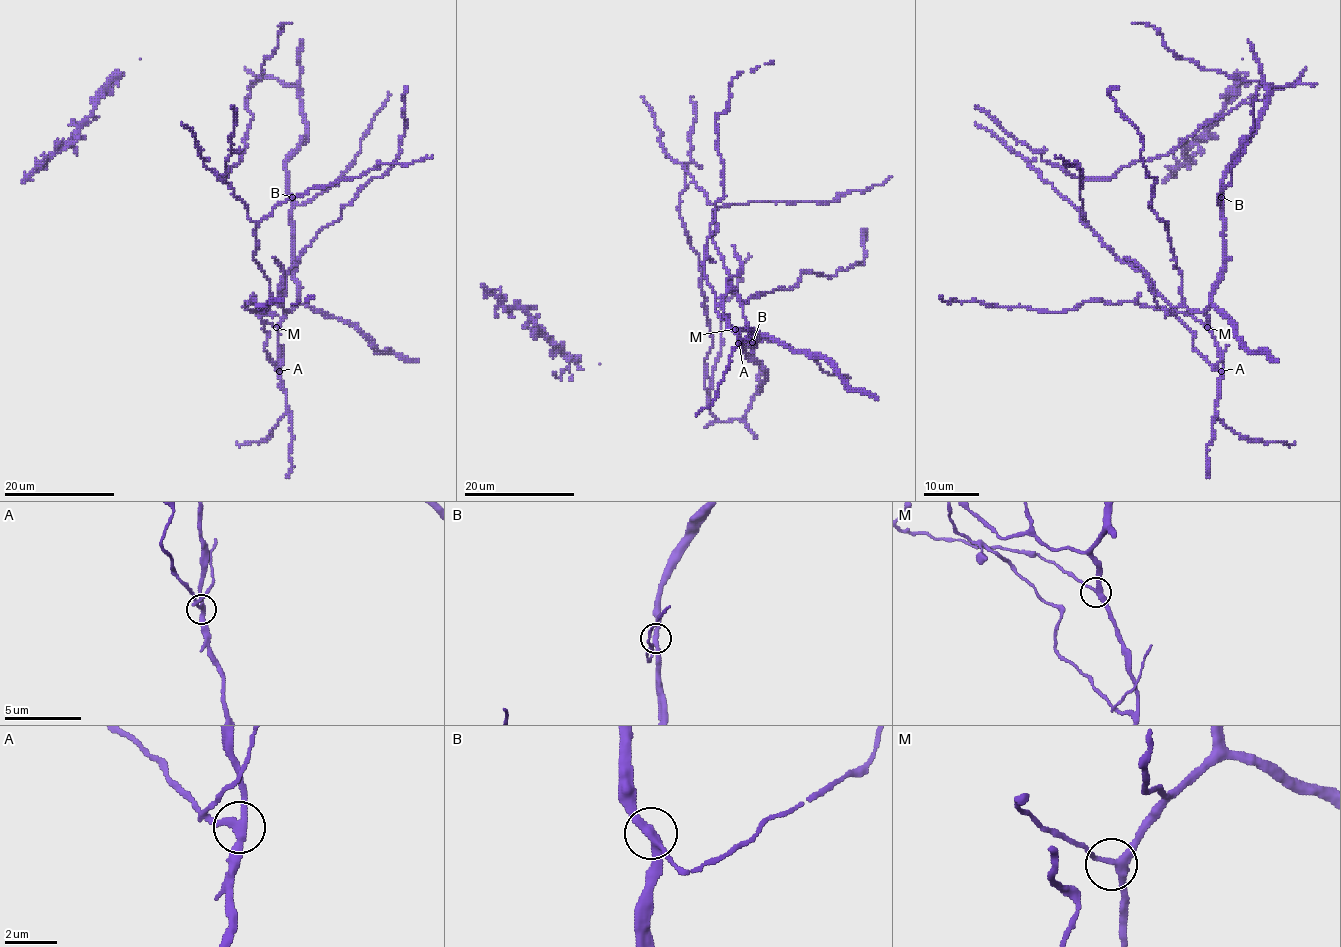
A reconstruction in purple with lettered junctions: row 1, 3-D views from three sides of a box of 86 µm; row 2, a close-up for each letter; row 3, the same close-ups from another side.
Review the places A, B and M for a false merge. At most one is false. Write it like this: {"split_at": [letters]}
{"split_at": ["A"]}

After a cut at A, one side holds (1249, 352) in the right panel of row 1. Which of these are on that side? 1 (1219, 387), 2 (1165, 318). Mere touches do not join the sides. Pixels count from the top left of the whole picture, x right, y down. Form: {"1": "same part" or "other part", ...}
{"1": "same part", "2": "other part"}

